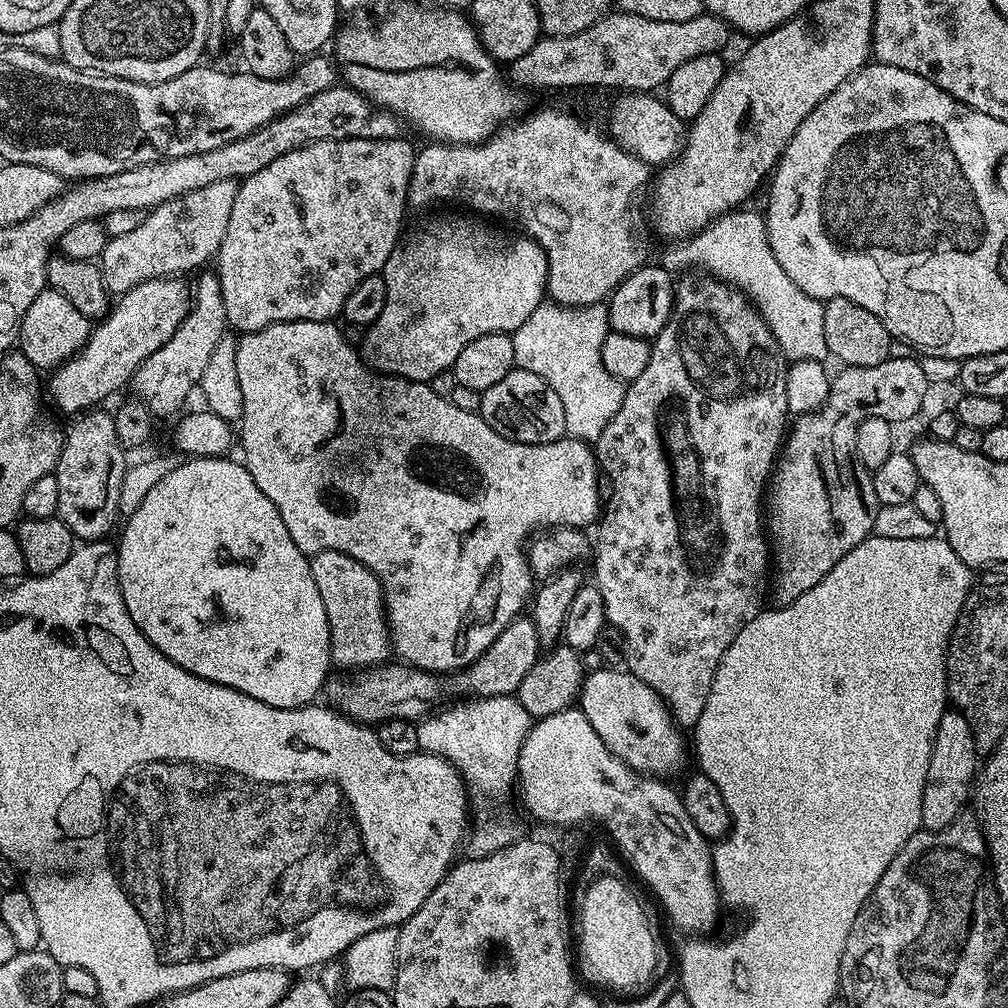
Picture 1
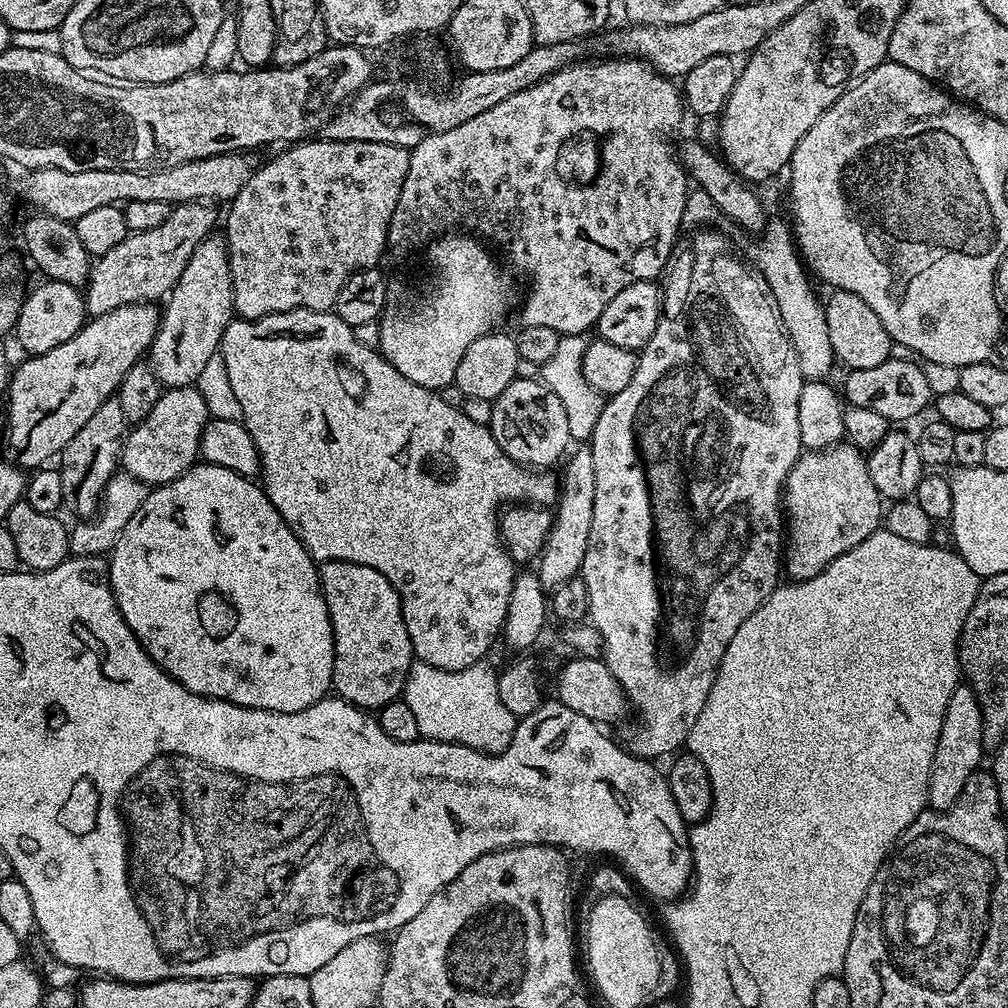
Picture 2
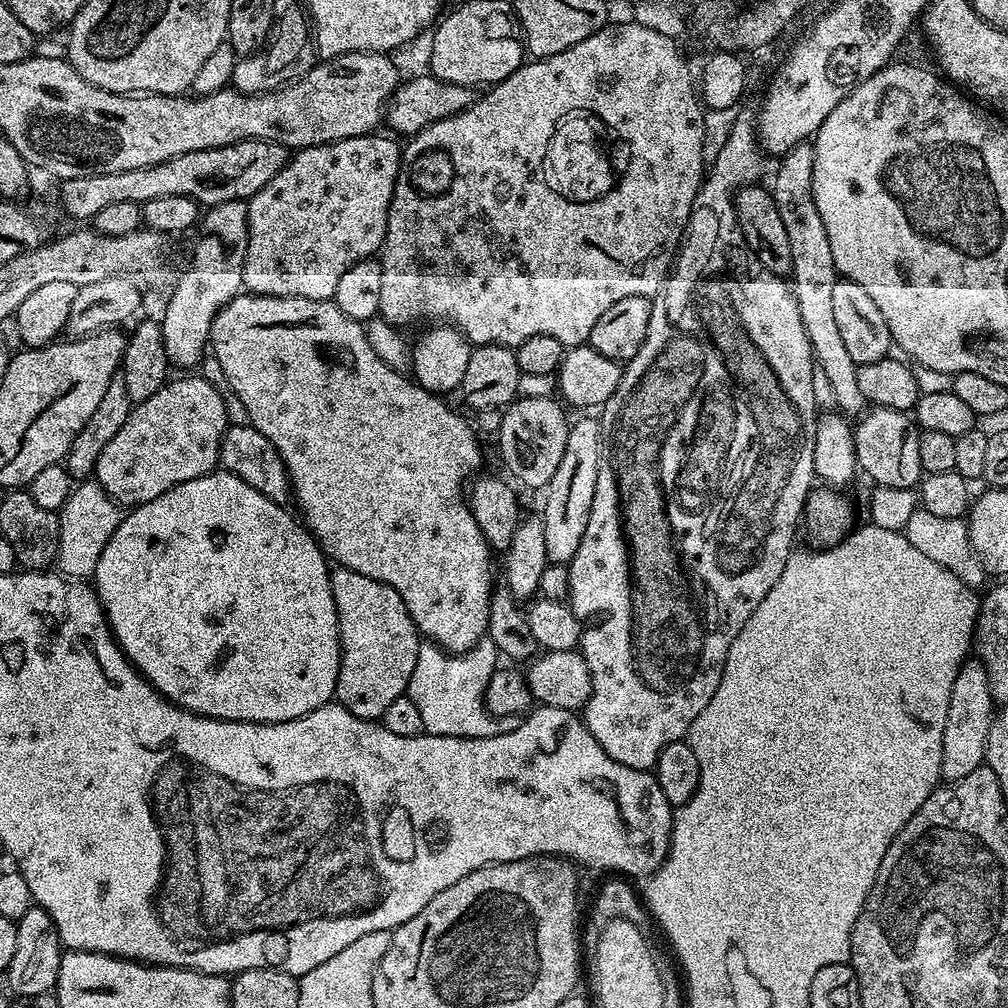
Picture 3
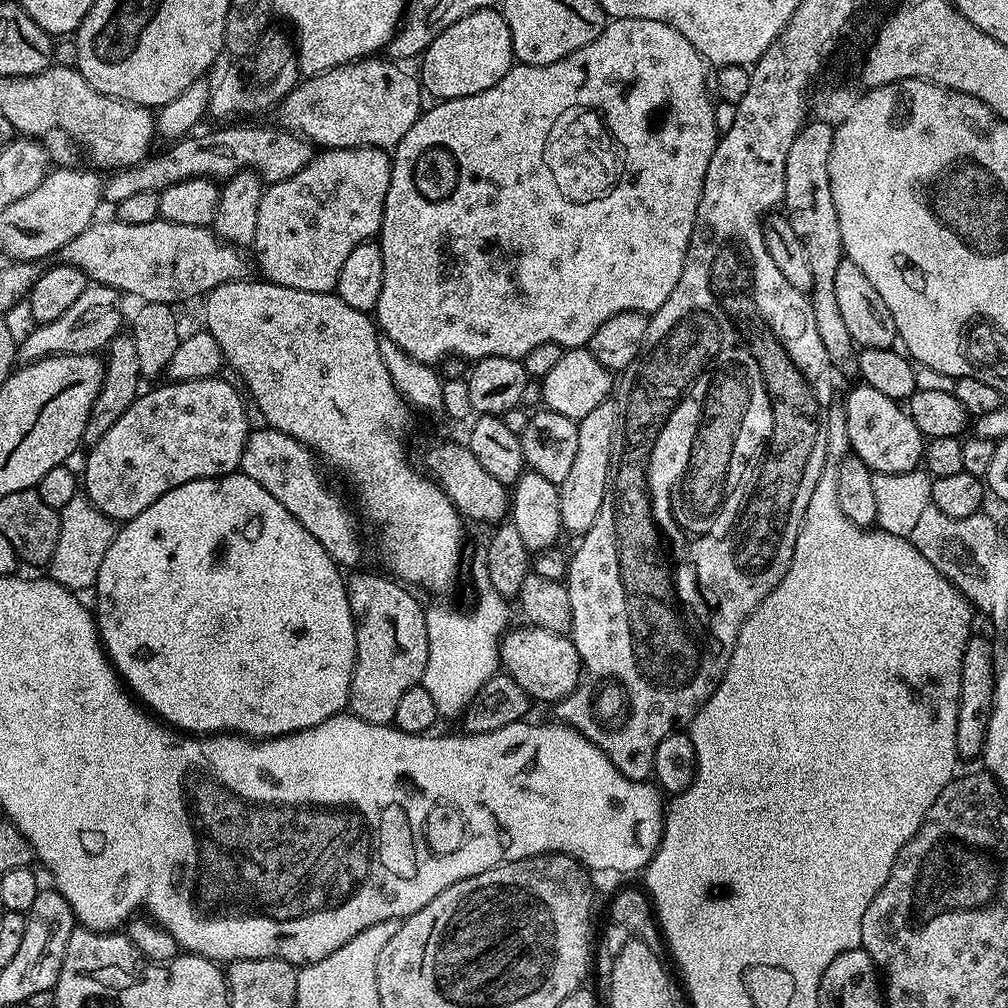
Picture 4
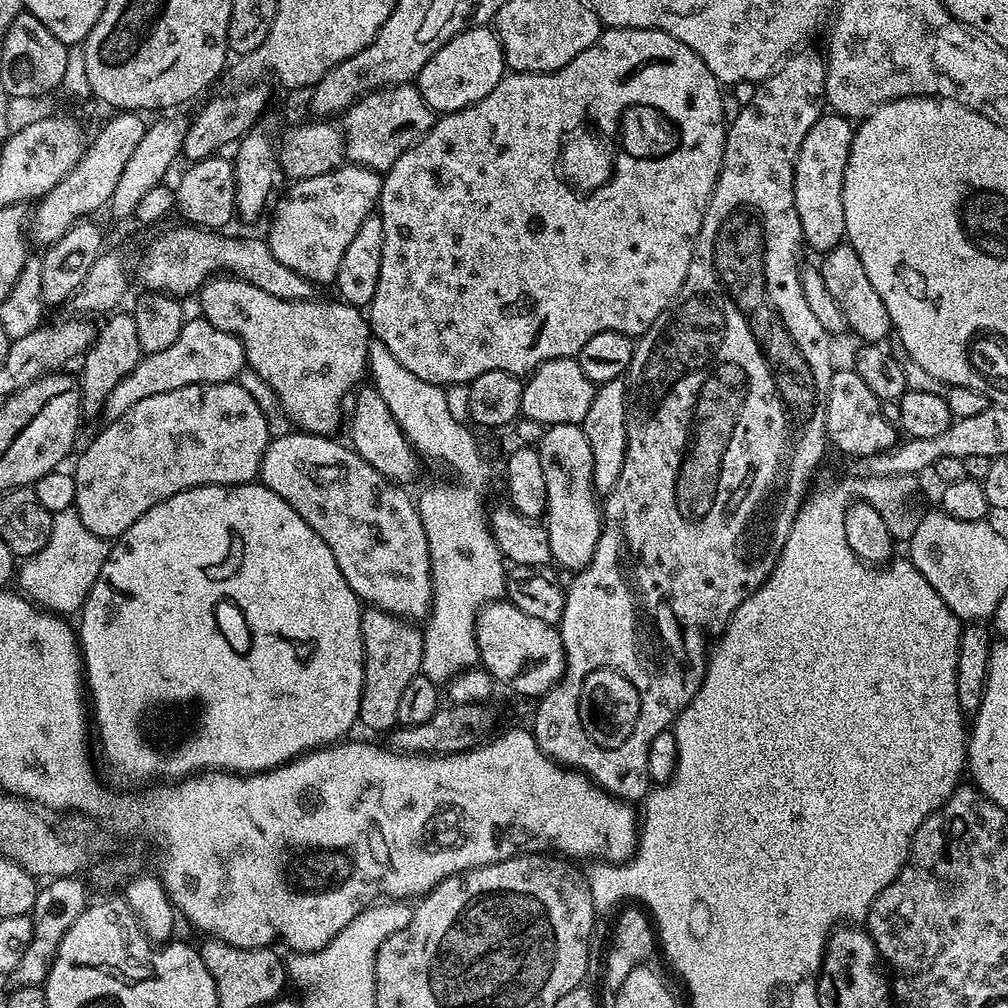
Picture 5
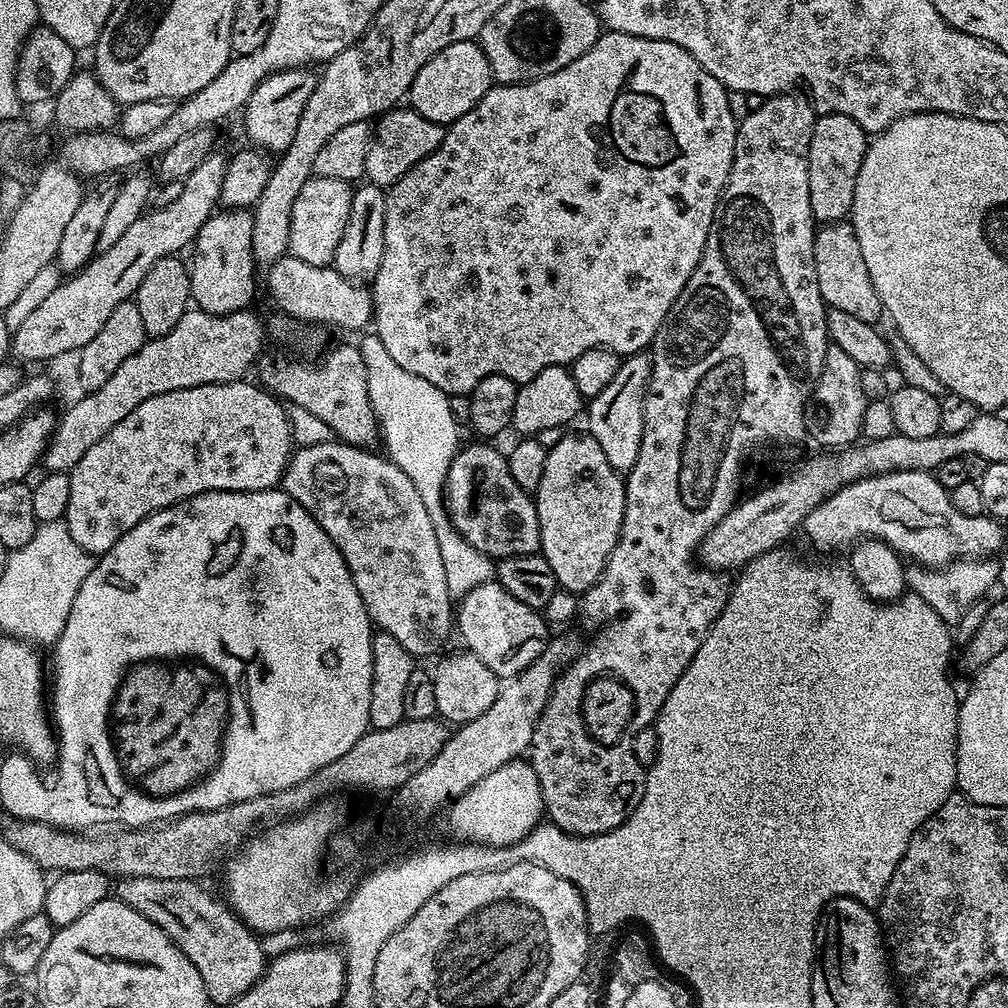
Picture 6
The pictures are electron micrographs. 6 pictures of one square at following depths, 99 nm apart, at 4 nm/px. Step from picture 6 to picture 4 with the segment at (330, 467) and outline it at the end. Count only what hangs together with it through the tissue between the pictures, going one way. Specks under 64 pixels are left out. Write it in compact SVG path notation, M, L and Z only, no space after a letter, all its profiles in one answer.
M260 426L257 432L255 429L248 433L240 458L239 471L243 472L246 478L254 478L254 482L258 482L262 490L274 494L274 498L278 498L278 502L282 502L282 506L286 506L286 510L290 510L290 514L294 514L294 518L302 522L305 530L327 550L330 558L336 561L337 565L356 564L360 560L360 540L356 537L356 524L352 521L347 506L324 485L323 478L316 473L315 463L317 464L317 461L313 453L305 445L299 444L292 436L286 436L276 428Z

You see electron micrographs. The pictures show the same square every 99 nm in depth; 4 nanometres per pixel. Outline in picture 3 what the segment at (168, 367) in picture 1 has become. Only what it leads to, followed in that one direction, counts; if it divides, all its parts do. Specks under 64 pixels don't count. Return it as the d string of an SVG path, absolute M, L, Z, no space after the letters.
M231 200L221 204L211 205L203 213L202 228L208 236L204 236L196 244L192 252L192 265L180 276L176 289L168 296L168 305L164 308L164 317L159 317L158 323L162 330L162 342L168 355L169 365L176 364L180 370L192 370L204 360L206 349L210 344L212 323L218 310L231 302L235 296L241 295L244 288L244 255L248 245L248 206L245 201Z

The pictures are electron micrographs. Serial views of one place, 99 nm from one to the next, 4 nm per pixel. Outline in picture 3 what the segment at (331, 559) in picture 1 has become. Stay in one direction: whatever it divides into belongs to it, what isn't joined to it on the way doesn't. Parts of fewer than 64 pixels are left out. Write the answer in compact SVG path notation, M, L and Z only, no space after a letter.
M343 566L337 567L331 578L340 623L340 669L335 699L350 714L376 722L384 717L386 706L394 698L407 693L422 637L410 618L410 610L406 610L406 602L389 584Z

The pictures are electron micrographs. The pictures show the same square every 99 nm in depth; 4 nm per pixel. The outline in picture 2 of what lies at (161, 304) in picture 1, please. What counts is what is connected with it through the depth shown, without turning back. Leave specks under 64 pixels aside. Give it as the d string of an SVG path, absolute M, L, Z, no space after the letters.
M152 302L118 306L101 316L93 316L62 346L46 350L46 354L28 356L20 365L15 365L11 373L6 393L8 400L8 417L4 420L4 440L8 443L7 459L21 470L35 470L47 465L51 458L59 457L64 447L86 426L86 421L94 415L94 410L102 402L113 399L122 378L130 366L141 363L140 356L152 347L152 339L160 329L161 309Z

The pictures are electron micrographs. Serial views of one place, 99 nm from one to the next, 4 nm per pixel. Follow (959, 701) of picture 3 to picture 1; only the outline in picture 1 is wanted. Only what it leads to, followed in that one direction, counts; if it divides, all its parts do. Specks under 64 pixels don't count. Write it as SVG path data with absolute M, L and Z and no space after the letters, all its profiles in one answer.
M946 710L938 722L938 730L932 743L930 766L926 770L926 786L922 790L921 825L929 832L937 832L950 826L950 822L954 822L965 811L964 803L967 800L969 803L977 776L978 753L974 730L970 730L970 722L966 722L962 713Z

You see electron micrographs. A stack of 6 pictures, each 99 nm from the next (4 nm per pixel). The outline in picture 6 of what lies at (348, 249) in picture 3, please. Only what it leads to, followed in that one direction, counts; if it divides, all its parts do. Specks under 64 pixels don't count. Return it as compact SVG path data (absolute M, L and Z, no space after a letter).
M313 175L306 186L302 186L298 198L294 198L294 210L290 214L288 252L302 258L302 262L310 262L310 266L329 267L338 250L338 242L342 242L346 218L350 218L353 191L353 185L349 181Z

